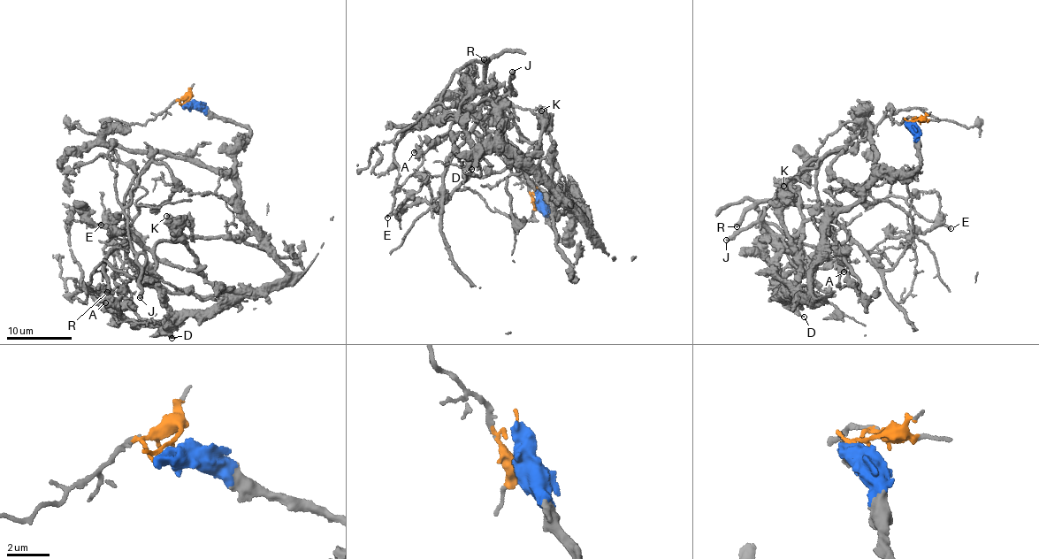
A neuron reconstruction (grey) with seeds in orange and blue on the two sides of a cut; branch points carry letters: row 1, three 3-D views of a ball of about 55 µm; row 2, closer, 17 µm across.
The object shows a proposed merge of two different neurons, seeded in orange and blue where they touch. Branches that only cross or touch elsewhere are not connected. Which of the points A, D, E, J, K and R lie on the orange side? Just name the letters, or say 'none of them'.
A, E, J, R

